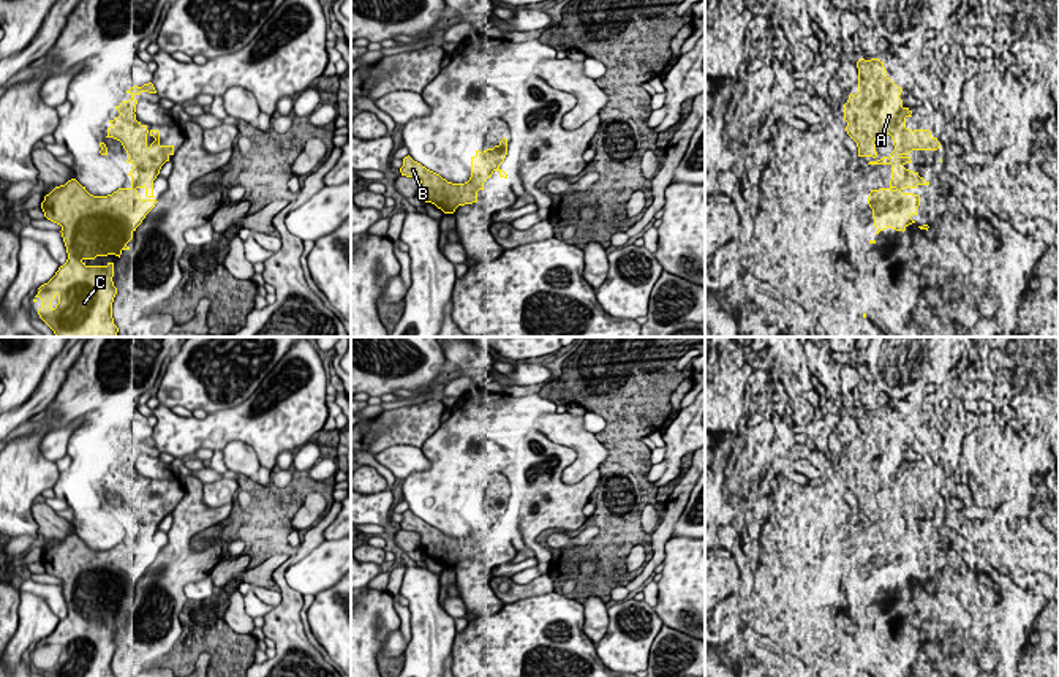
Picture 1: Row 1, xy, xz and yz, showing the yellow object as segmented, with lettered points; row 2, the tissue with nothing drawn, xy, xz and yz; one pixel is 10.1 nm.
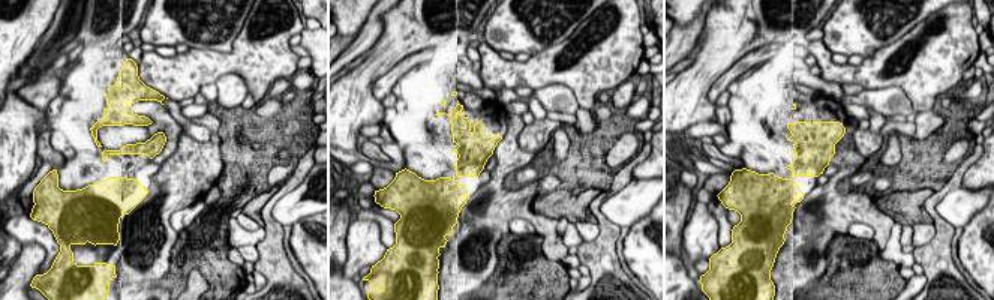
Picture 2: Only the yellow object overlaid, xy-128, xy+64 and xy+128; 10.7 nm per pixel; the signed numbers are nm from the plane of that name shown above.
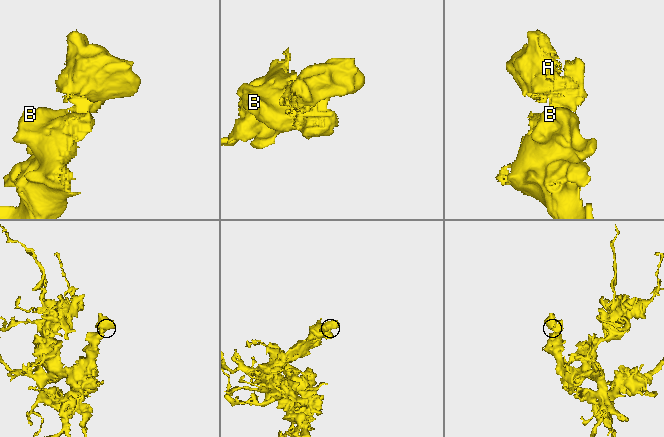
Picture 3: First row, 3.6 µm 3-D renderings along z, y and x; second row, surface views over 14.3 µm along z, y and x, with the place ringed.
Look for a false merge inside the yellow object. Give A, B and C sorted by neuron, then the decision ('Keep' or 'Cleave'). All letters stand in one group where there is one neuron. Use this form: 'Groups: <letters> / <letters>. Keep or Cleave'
Groups: A B C. Keep

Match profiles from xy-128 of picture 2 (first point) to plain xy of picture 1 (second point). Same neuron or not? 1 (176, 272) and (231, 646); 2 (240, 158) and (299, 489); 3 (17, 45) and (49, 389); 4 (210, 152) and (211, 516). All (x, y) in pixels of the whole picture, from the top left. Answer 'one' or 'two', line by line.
1: one
2: one
3: two
4: one

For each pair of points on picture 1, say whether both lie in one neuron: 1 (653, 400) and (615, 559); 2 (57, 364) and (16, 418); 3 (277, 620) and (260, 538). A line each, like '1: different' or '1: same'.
1: same
2: same
3: different

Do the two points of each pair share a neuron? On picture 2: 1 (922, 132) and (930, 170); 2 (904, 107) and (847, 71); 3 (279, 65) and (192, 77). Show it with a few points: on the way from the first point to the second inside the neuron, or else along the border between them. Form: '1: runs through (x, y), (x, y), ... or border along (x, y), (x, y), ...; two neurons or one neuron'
1: border along (943, 116), (943, 122), (927, 137), (915, 138); two neurons
2: border along (864, 89), (900, 87), (910, 104); two neurons
3: runs through (258, 63), (213, 63); one neuron

